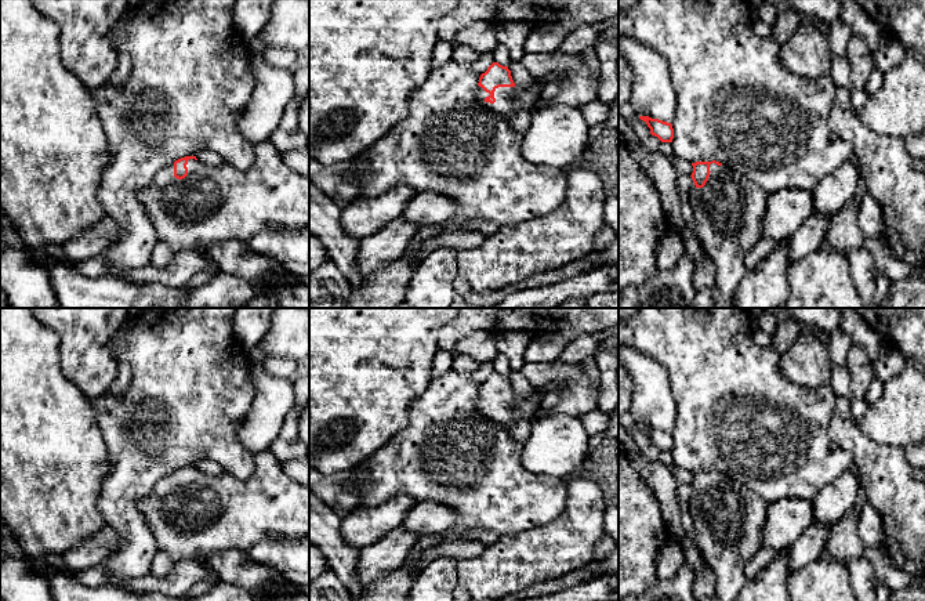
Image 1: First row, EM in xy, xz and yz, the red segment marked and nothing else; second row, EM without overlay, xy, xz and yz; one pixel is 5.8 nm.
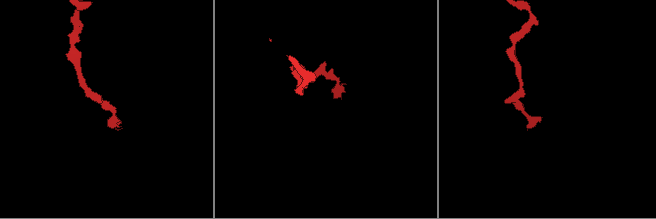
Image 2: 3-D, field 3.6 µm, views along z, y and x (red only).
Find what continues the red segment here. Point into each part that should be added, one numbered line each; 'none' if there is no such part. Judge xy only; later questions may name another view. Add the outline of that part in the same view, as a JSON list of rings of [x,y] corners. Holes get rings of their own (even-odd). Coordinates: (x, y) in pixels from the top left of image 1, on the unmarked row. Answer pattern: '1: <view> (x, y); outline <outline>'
1: xy (211, 514); outline [[[271,449],[255,455],[255,470],[247,479],[225,473],[208,477],[195,468],[189,468],[186,477],[188,485],[178,489],[171,473],[137,506],[155,536],[157,551],[167,553],[174,564],[196,555],[210,560],[220,551],[249,553],[262,540],[309,537],[309,485],[293,481]]]

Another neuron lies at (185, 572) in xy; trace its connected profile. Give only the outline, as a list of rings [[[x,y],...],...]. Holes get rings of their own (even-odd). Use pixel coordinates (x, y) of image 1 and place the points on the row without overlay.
[[[195,560],[178,561],[167,578],[156,578],[148,573],[138,579],[131,579],[120,586],[134,593],[159,591],[170,597],[184,597],[192,584],[197,582],[217,583],[217,576],[211,568],[204,568]]]

